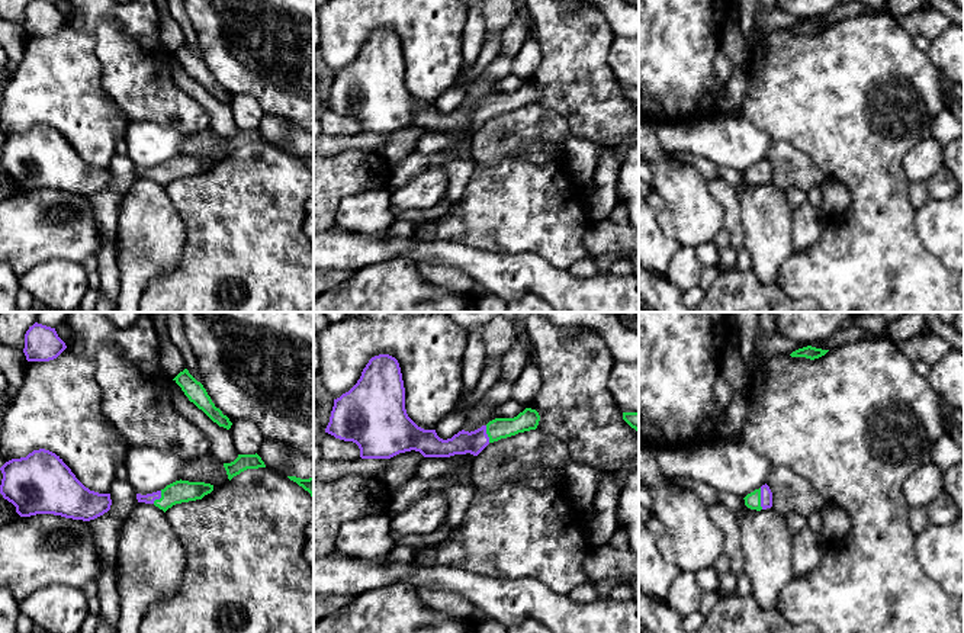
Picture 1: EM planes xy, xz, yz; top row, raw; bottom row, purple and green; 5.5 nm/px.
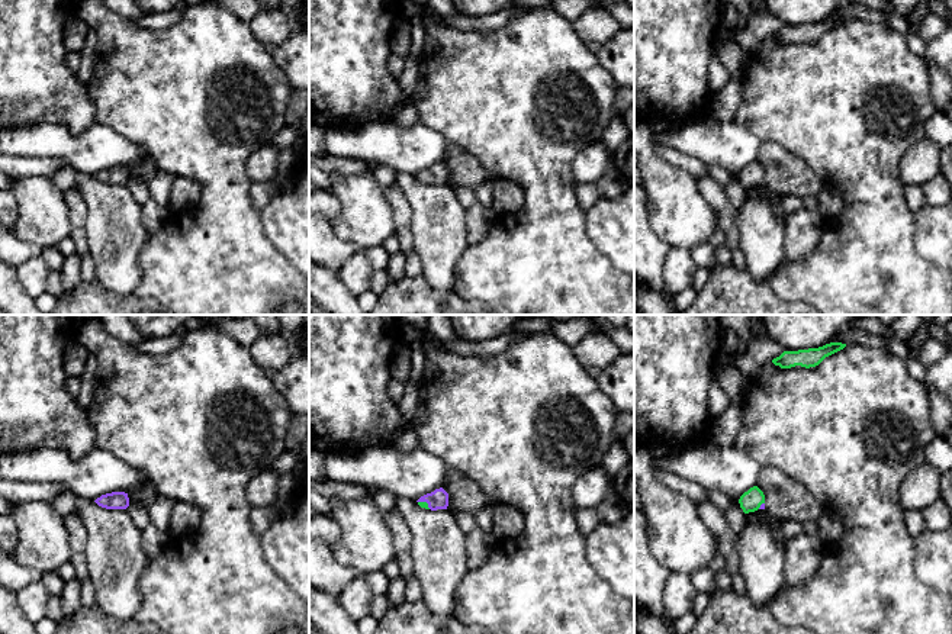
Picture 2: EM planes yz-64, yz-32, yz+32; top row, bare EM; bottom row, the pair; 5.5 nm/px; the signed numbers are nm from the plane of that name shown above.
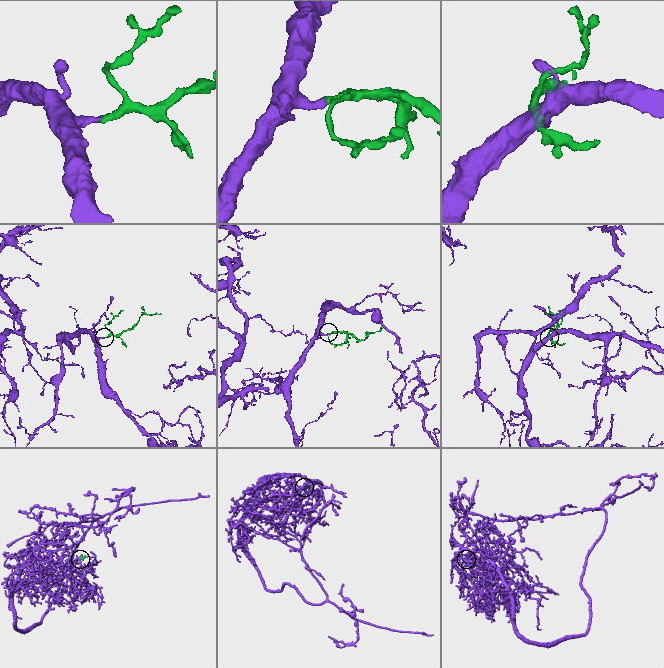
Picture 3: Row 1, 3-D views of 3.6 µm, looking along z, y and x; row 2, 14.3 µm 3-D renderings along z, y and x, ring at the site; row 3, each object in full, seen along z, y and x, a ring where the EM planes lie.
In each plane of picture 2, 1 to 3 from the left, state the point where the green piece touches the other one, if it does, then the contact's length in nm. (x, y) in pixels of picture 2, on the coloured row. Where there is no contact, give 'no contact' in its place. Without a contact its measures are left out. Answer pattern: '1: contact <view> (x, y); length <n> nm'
1: no contact
2: contact yz-32 (425, 501); length 80 nm
3: contact yz+32 (761, 505); length 50 nm

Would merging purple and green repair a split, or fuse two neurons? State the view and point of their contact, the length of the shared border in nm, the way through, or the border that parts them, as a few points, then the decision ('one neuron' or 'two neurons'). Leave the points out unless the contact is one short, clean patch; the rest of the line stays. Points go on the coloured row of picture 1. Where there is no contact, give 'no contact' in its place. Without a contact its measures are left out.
yz (761, 498) | 120 nm | across yz (765, 492), (761, 498), (752, 500) | one neuron

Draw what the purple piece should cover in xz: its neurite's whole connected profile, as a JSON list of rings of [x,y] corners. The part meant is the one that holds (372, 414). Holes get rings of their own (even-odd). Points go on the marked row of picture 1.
[[[379,354],[369,360],[357,383],[334,399],[325,433],[335,438],[356,443],[362,459],[391,459],[411,450],[420,452],[424,457],[450,457],[466,453],[478,456],[489,443],[536,430],[539,421],[539,412],[526,408],[514,418],[495,418],[475,431],[462,430],[452,438],[443,440],[436,430],[424,430],[408,417],[399,363],[389,354]]]

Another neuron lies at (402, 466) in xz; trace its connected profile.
[[[415,450],[396,454],[389,459],[383,472],[379,475],[379,481],[393,495],[408,479],[415,476],[415,470],[422,459],[424,456]]]

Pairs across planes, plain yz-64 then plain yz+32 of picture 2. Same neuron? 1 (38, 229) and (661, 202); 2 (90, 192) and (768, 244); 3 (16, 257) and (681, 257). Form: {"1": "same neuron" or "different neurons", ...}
{"1": "same neuron", "2": "same neuron", "3": "different neurons"}

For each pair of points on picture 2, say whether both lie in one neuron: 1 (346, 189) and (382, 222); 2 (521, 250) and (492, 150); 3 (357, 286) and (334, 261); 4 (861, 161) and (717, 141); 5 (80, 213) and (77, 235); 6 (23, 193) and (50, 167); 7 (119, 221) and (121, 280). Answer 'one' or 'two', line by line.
1: one
2: one
3: two
4: two
5: one
6: two
7: one

